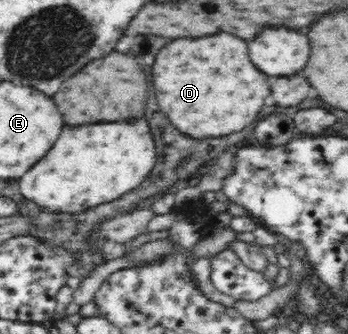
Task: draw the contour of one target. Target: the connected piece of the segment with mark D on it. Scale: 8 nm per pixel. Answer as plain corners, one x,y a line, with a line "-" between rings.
228,33
194,41
172,41
168,47
160,49
152,81
158,107
172,121
172,125
190,139
224,137
242,131
256,121
266,97
270,95
266,75
258,73
248,59
246,41

